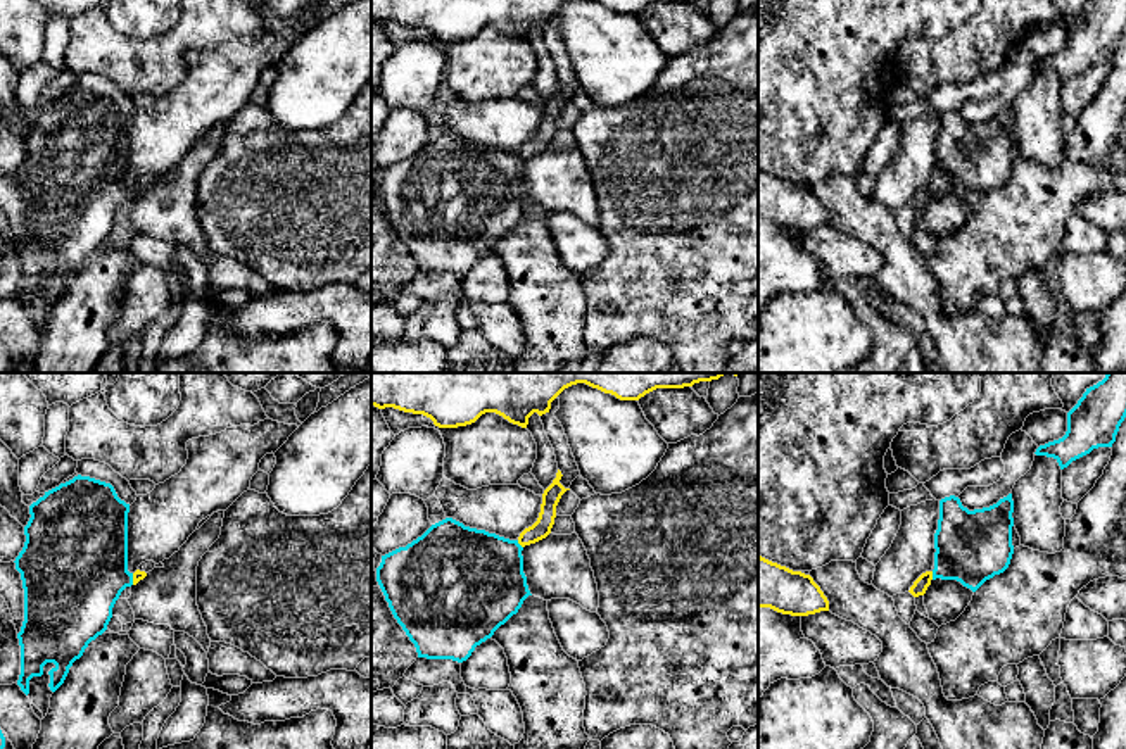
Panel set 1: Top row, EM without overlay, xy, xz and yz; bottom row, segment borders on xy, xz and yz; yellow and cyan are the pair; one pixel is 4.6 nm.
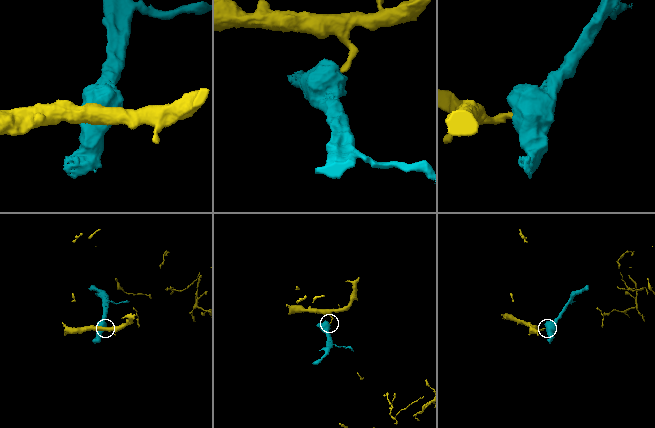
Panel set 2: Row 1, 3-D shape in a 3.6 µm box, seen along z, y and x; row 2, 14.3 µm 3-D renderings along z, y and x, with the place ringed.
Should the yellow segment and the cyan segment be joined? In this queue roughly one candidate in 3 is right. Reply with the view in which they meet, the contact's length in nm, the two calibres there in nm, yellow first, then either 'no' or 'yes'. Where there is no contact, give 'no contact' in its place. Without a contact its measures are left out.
yz | 40 nm | 70/340 nm | no

